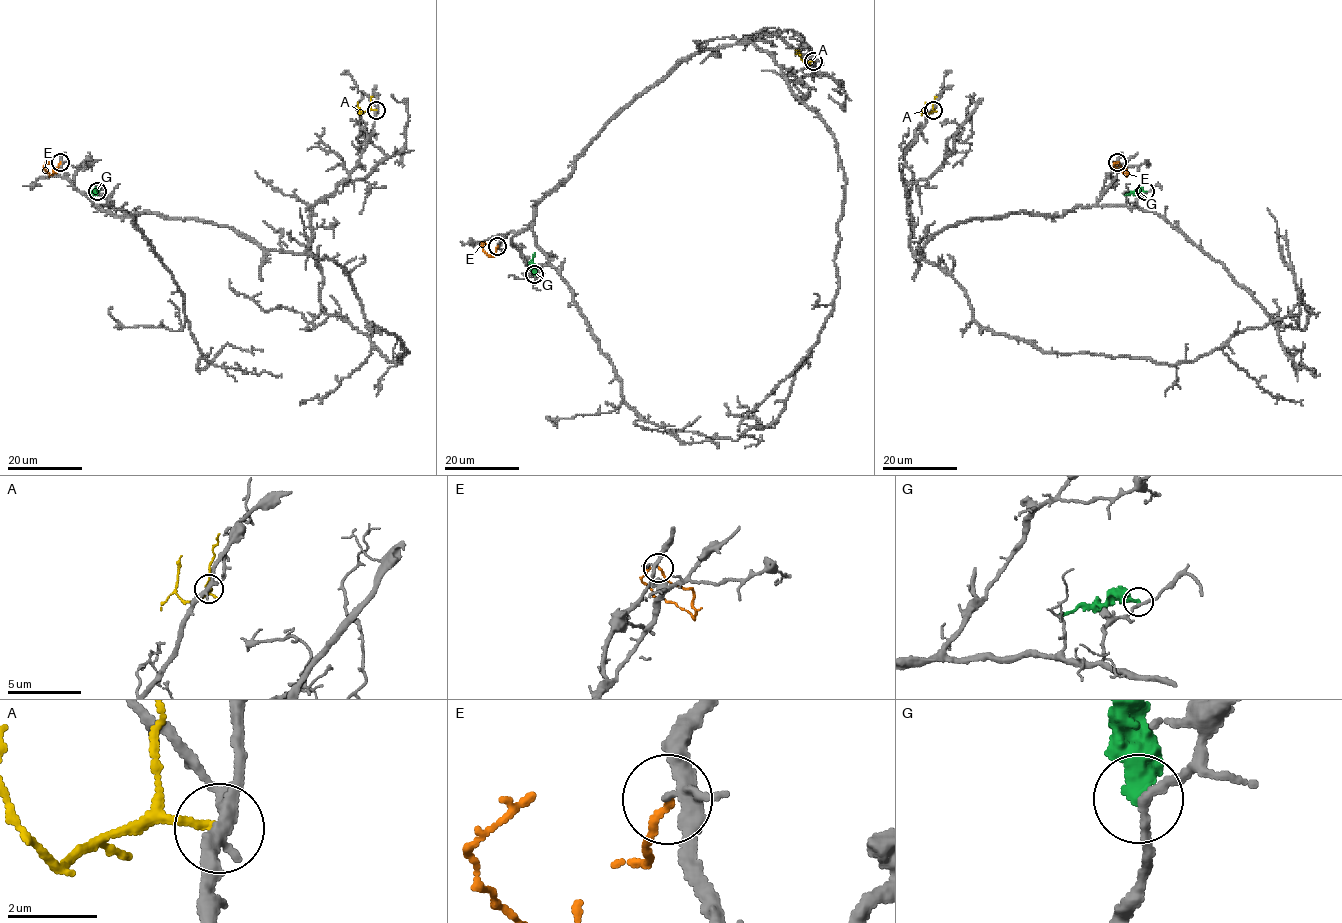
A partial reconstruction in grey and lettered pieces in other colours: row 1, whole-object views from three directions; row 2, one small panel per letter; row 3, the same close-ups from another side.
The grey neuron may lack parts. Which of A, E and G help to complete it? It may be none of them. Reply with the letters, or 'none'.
E

